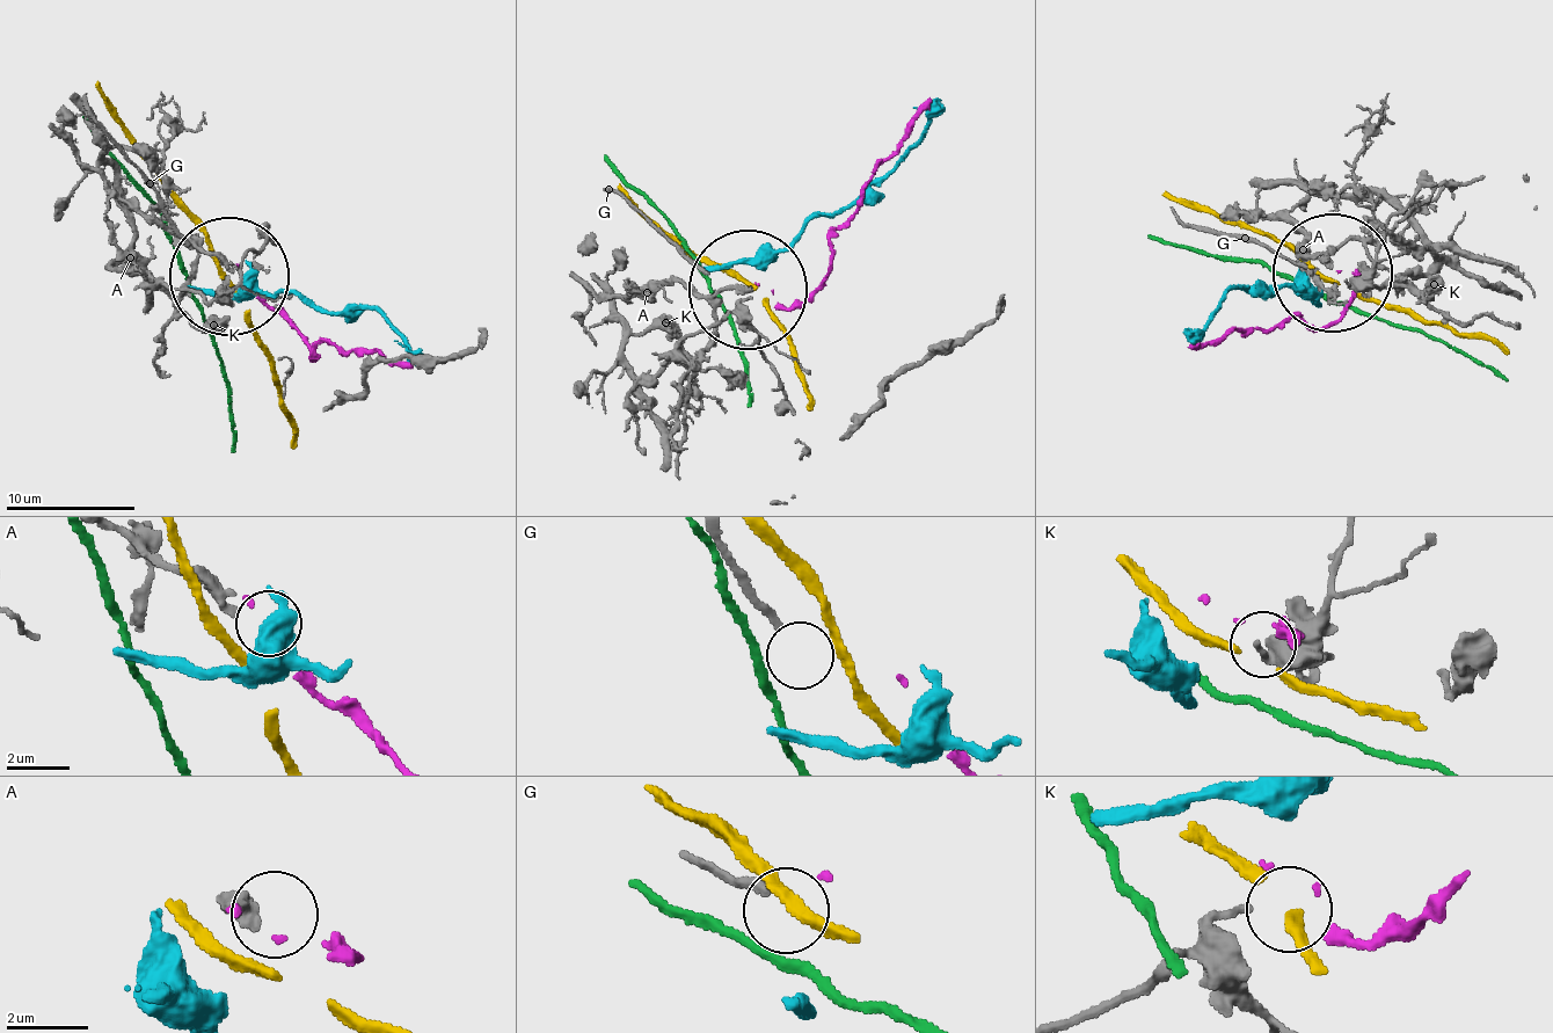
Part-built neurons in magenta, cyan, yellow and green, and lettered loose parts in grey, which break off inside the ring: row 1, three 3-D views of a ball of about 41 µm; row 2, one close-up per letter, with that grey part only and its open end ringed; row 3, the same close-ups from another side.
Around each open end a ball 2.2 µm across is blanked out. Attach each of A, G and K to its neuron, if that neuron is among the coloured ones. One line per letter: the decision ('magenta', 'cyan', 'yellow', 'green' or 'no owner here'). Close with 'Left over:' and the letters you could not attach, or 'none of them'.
A: magenta
G: no owner here
K: no owner here
Left over: G, K

